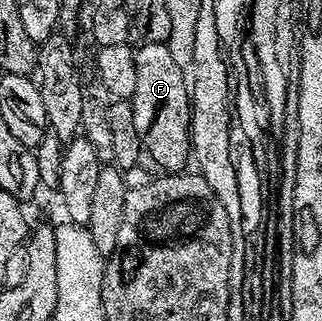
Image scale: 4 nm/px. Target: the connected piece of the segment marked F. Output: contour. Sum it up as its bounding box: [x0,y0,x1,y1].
[129,43,191,173]

